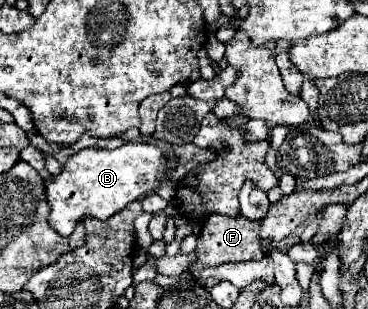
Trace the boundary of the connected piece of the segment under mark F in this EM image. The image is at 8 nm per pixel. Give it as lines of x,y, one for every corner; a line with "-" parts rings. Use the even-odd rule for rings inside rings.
209,215
203,223
203,231
199,235
199,245
197,245
197,261
193,263
193,267
189,267
189,271
193,275
199,275
199,271
207,265
219,265
221,261
259,261
261,257
265,257
265,253
261,251
261,241
259,241
259,227
261,221
251,221
245,219
243,215
239,217
227,217
227,215

